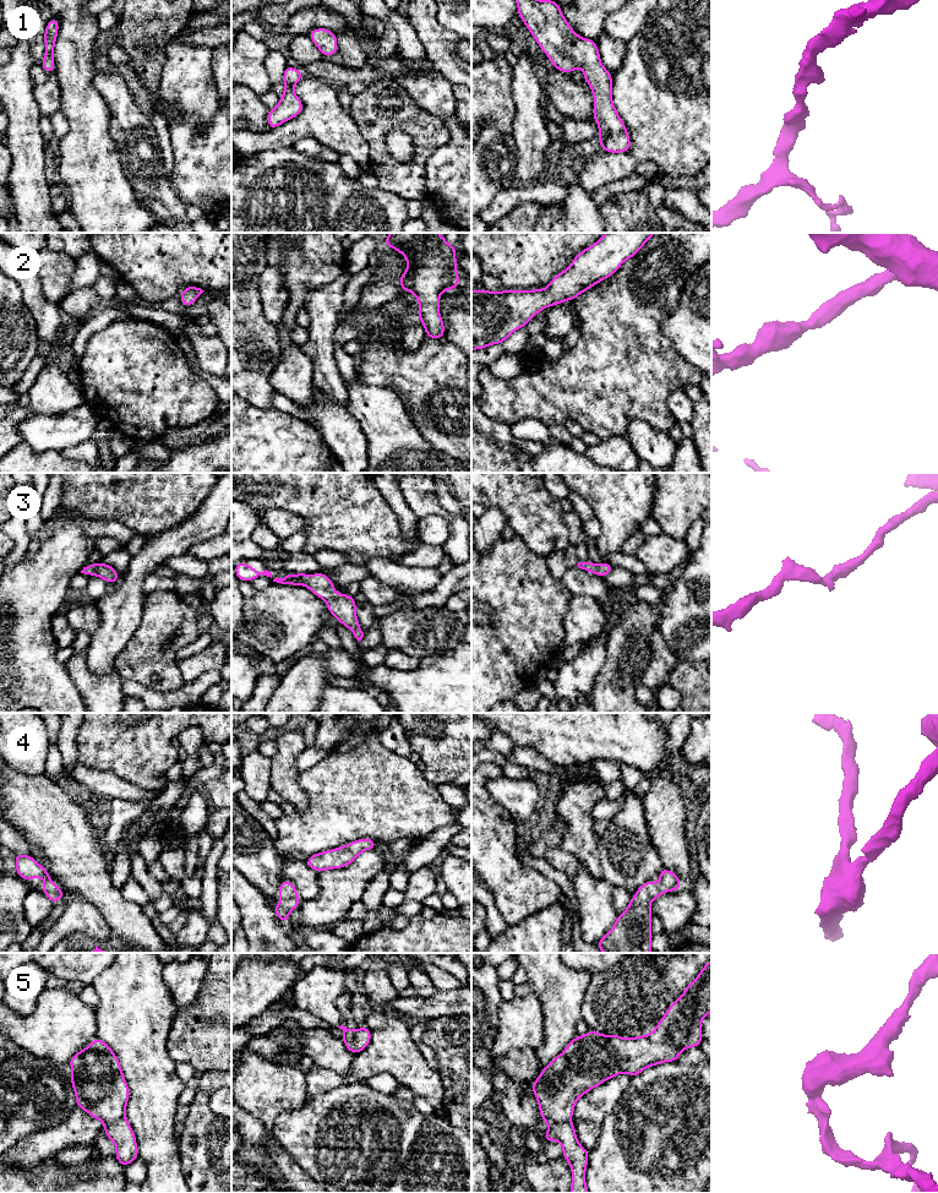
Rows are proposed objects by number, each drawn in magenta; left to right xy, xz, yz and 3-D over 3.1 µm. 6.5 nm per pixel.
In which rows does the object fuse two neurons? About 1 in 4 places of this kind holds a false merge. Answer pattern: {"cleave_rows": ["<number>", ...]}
{"cleave_rows": ["5"]}

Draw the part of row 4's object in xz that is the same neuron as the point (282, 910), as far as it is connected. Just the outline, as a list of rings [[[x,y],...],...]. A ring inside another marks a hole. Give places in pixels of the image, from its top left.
[[[282,881],[278,888],[282,901],[276,904],[274,913],[282,922],[287,922],[290,913],[298,908],[301,901],[295,886],[290,881]]]

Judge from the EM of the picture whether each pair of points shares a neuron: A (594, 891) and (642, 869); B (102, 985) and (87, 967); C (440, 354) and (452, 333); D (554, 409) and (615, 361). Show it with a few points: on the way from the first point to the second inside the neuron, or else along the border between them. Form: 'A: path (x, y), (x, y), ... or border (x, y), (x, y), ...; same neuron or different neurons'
A: border (601, 876), (612, 886); different neurons
B: border (109, 965), (91, 984); different neurons
C: border (443, 337), (458, 348); different neurons
D: path (568, 395), (577, 386), (593, 383), (600, 376); same neuron

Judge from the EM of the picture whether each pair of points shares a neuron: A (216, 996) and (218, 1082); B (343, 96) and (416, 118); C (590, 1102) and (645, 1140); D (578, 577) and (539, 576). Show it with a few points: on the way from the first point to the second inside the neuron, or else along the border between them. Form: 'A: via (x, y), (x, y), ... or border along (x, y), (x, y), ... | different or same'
A: border along (218, 1069), (197, 1074) | different
B: border along (353, 97), (349, 113) | different
C: border along (623, 1090), (617, 1106), (600, 1123) | different
D: border along (560, 578), (572, 594) | different

